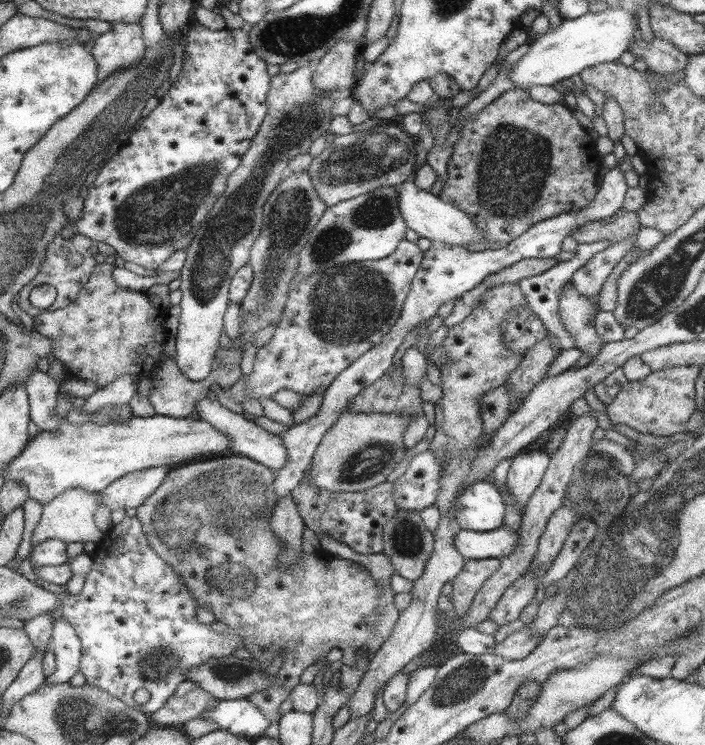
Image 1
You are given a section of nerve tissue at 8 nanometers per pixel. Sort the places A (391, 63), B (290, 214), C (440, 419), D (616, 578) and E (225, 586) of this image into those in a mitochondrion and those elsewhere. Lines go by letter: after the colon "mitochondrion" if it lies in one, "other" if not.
A: other
B: mitochondrion
C: other
D: mitochondrion
E: mitochondrion

